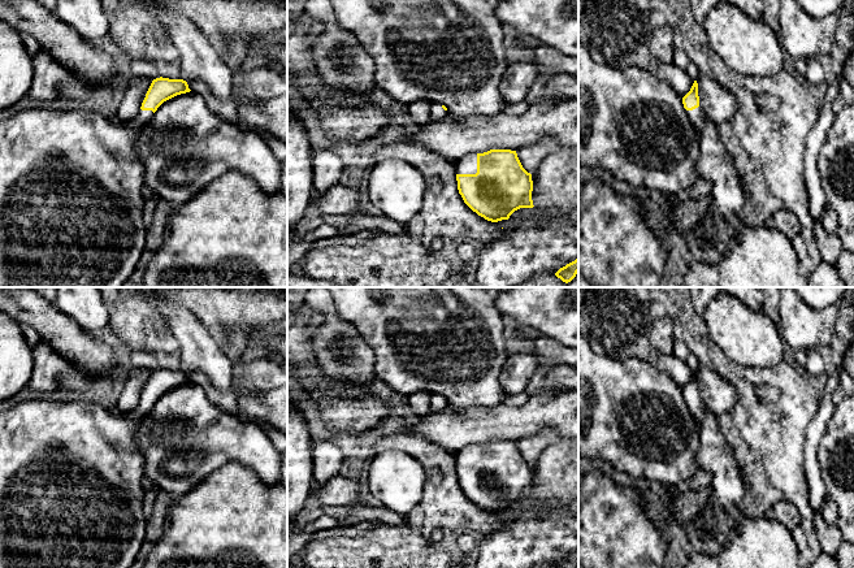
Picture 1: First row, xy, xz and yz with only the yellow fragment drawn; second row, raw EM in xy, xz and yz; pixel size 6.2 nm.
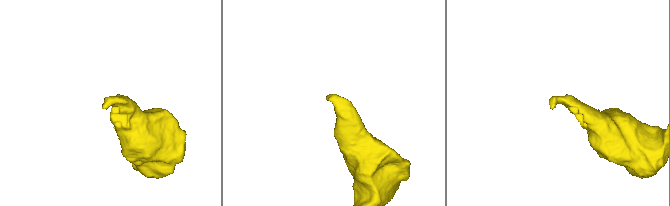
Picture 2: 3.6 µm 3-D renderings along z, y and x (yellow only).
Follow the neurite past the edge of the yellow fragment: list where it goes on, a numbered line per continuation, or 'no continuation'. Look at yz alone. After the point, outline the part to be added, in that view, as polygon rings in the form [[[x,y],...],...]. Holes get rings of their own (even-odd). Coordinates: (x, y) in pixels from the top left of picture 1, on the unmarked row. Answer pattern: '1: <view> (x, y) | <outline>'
1: yz (715, 456) | [[[702,399],[686,403],[701,425],[697,472],[710,473],[712,477],[708,502],[723,512],[732,512],[745,493],[734,452],[723,435],[716,416],[705,407]]]

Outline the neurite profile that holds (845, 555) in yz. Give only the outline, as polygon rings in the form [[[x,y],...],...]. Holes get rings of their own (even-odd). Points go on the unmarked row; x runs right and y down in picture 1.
[[[844,542],[835,559],[840,568],[854,568],[854,545]]]

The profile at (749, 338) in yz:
[[[719,291],[703,320],[711,341],[736,364],[762,369],[784,360],[777,325],[732,295]]]

